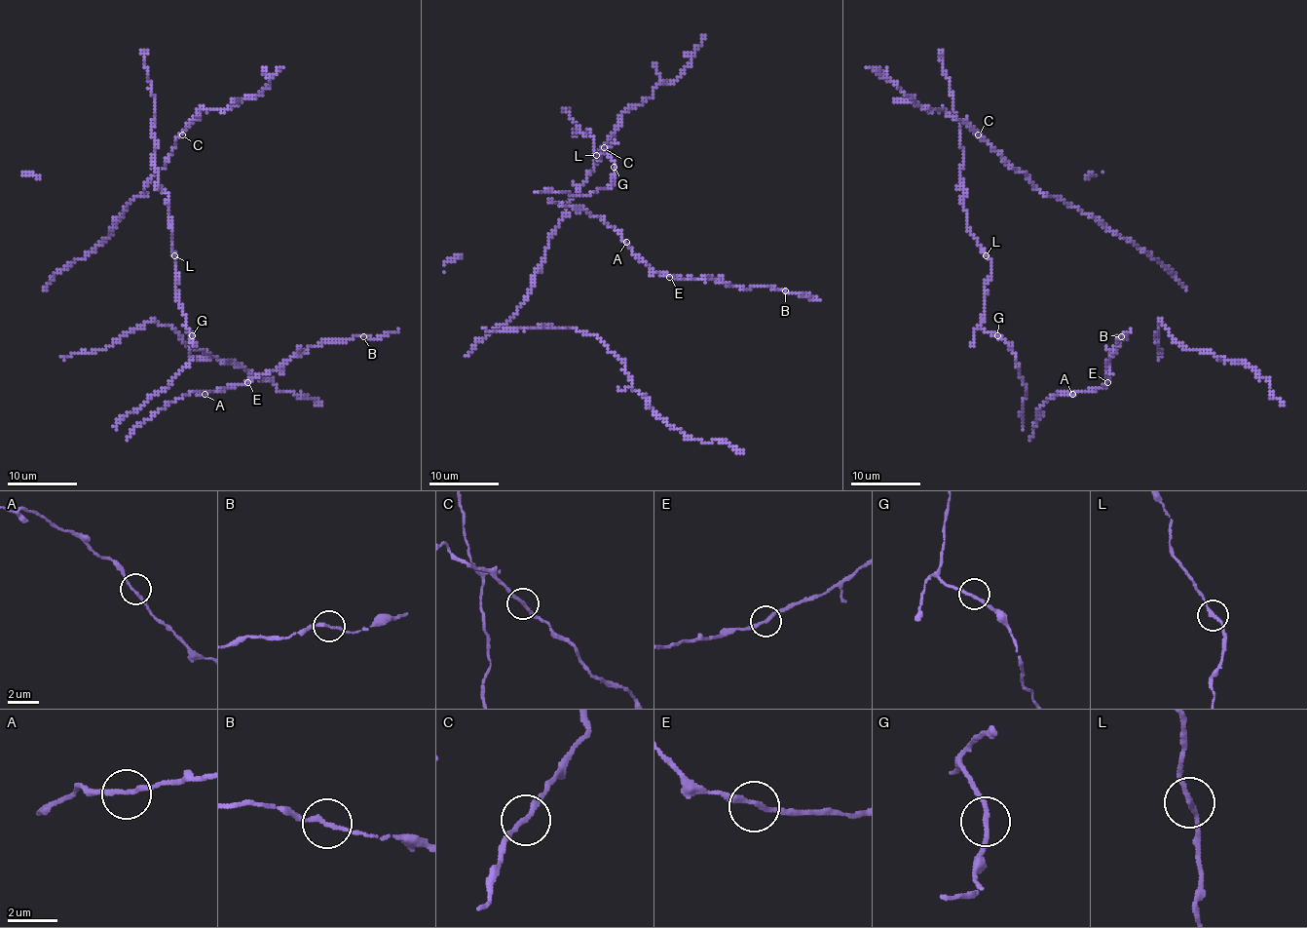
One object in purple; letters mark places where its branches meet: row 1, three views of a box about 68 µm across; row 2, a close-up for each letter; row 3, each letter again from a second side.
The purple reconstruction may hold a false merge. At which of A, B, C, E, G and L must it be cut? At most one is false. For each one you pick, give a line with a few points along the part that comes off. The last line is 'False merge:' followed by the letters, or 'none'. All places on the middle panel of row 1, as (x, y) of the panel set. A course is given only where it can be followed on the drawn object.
False merge: none

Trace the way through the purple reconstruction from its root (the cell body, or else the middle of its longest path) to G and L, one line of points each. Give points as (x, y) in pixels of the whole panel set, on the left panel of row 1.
G: (157, 139), (154, 164), (157, 185), (168, 196), (176, 293), (185, 328), (192, 335)
L: (157, 139), (154, 164), (157, 170), (157, 185), (168, 196), (173, 234), (171, 250), (174, 254)

